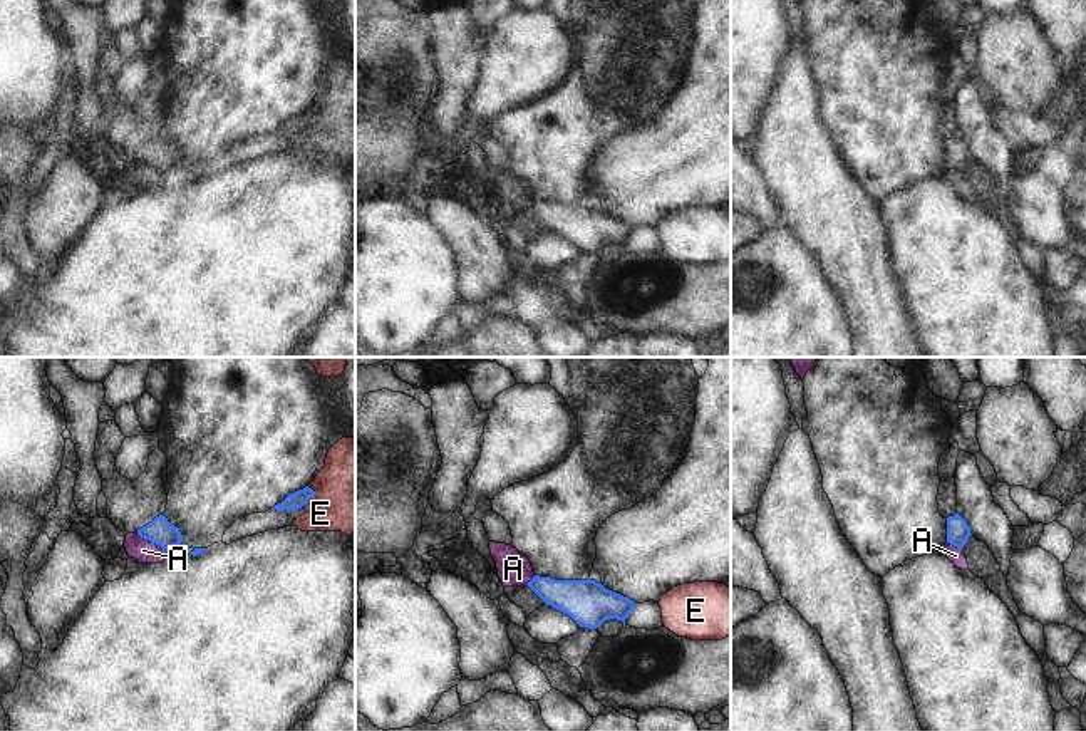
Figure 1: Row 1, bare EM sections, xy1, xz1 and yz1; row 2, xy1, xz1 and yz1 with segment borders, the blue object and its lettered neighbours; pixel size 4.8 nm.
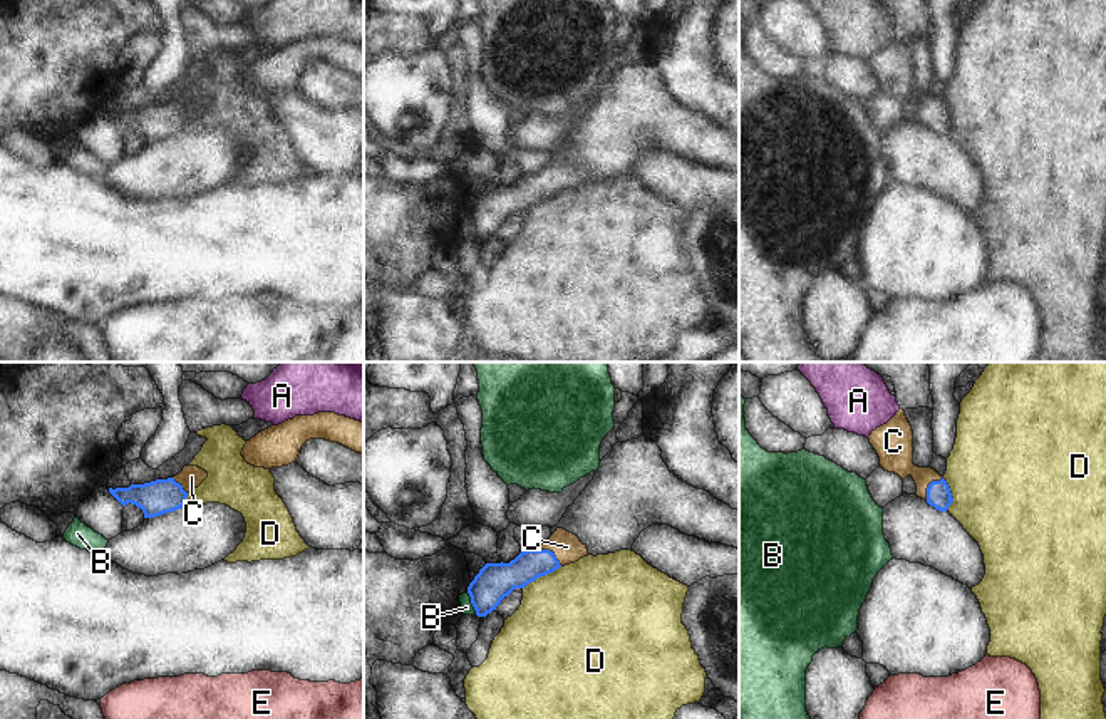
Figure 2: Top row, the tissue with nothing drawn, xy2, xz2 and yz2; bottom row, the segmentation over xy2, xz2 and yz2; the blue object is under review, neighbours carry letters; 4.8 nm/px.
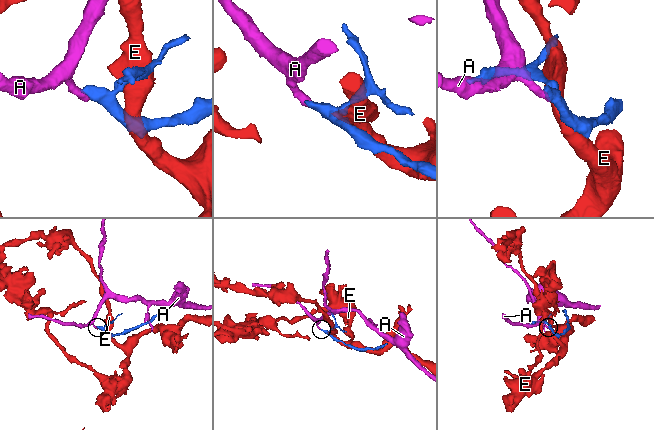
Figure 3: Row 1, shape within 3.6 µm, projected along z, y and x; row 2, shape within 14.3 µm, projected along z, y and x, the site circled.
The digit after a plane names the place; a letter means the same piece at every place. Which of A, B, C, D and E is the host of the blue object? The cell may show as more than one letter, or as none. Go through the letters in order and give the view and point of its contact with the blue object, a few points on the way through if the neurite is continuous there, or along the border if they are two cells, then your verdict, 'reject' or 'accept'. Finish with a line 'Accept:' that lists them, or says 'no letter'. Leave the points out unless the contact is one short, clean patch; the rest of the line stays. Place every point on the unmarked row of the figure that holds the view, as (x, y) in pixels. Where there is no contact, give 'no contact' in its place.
A: xy1 (153, 166) | along xy1 (136, 158), (158, 168), (170, 178) | reject
B: xz2 (471, 227) | along xz2 (468, 217), (476, 238) | reject
C: xz2 (552, 176) | across xz2 (528, 190), (542, 186), (552, 176), (567, 171) | accept
D: xz2 (542, 200) | along xz2 (560, 190), (537, 201), (523, 213) | reject
E: xy1 (310, 121) | reject
Accept: C

